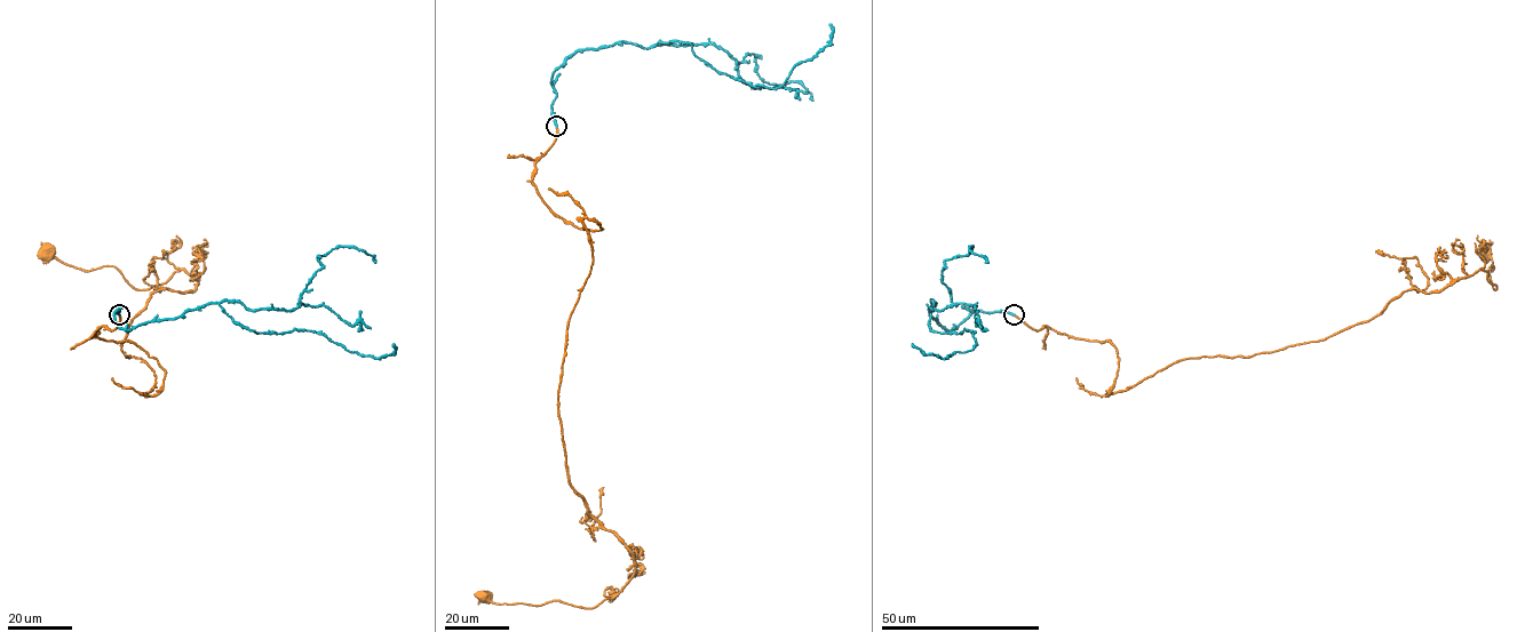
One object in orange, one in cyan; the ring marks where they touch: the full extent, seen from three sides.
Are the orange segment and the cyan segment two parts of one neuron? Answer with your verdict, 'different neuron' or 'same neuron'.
same neuron

